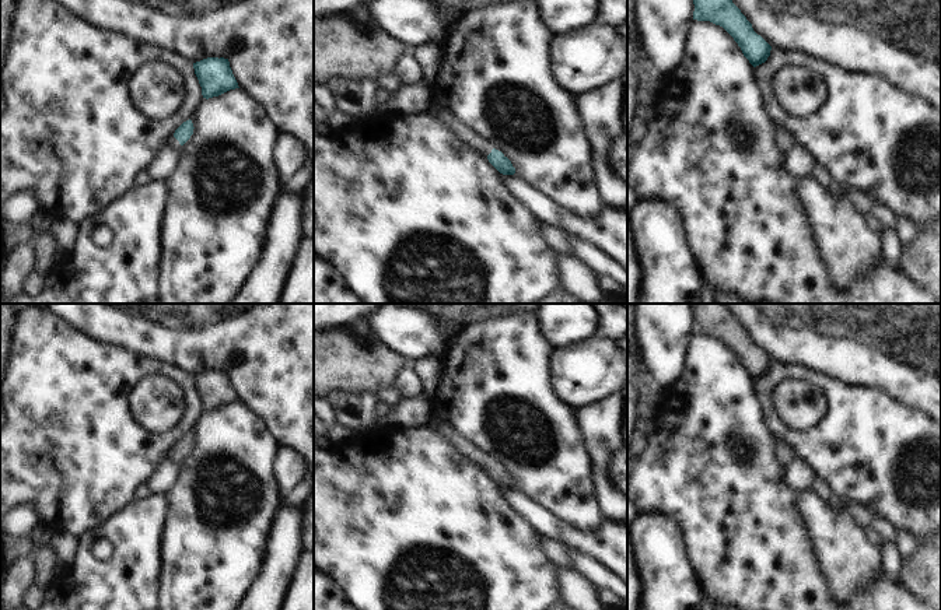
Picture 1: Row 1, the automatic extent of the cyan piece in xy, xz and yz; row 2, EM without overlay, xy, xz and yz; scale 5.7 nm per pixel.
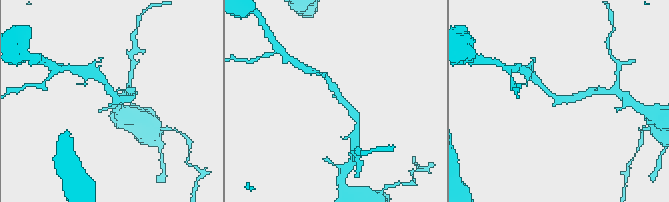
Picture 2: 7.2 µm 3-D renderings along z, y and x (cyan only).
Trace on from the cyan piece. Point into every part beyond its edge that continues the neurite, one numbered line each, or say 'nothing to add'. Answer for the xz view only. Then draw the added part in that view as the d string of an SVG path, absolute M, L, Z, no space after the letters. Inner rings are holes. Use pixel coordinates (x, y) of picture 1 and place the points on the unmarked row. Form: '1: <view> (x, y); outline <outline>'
1: xz (464, 445); outline M435 411L427 423L438 430L451 444L468 459L478 462L485 469L489 469L493 463L489 458L482 455L476 446L465 437L462 437L442 416Z

